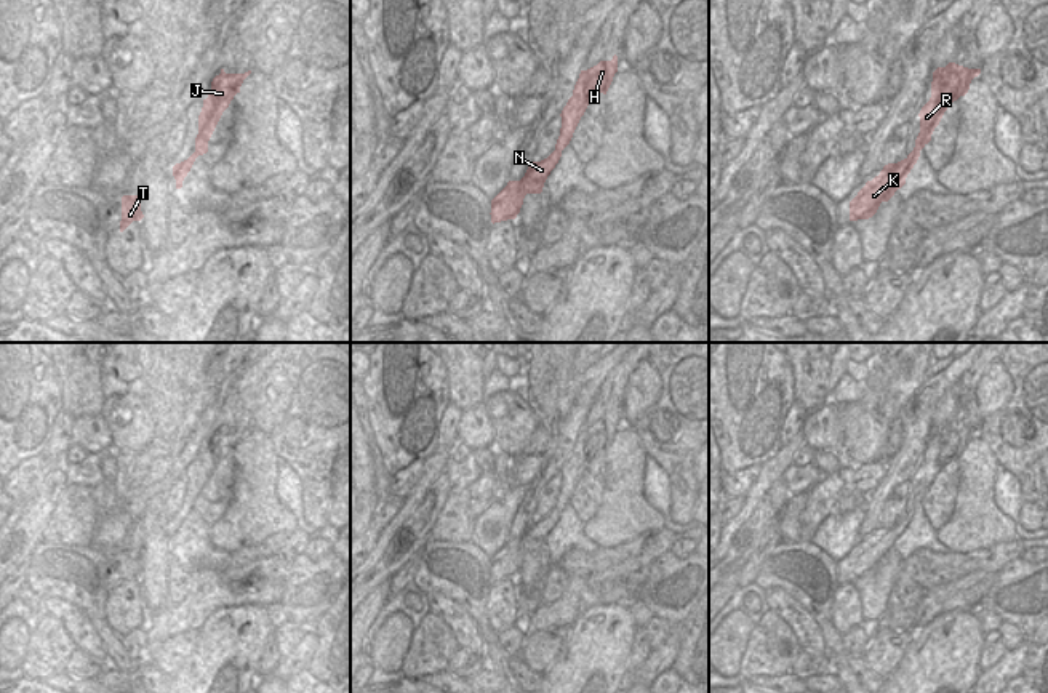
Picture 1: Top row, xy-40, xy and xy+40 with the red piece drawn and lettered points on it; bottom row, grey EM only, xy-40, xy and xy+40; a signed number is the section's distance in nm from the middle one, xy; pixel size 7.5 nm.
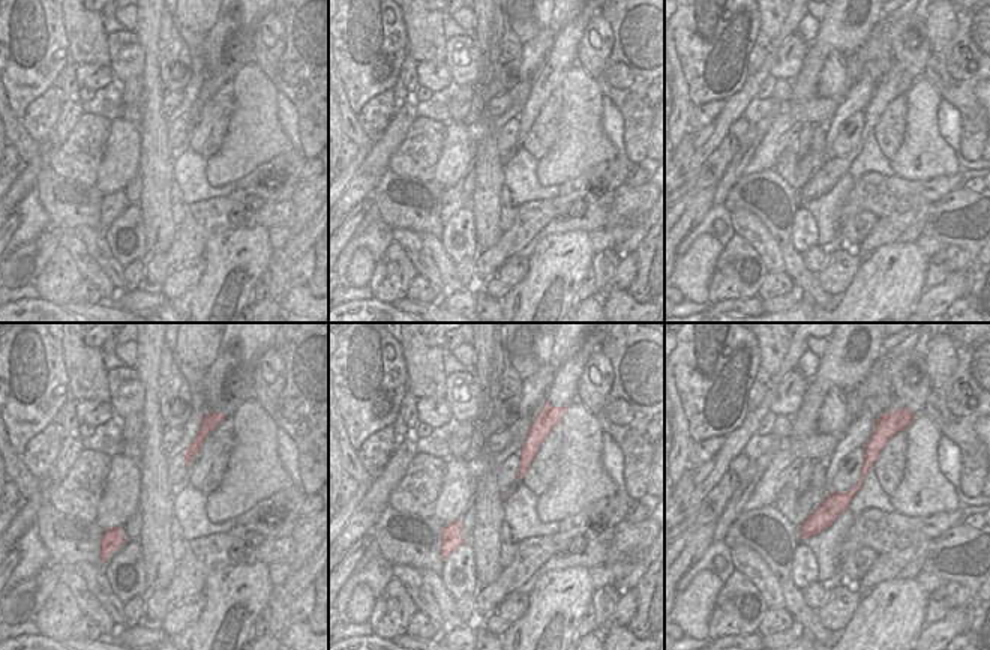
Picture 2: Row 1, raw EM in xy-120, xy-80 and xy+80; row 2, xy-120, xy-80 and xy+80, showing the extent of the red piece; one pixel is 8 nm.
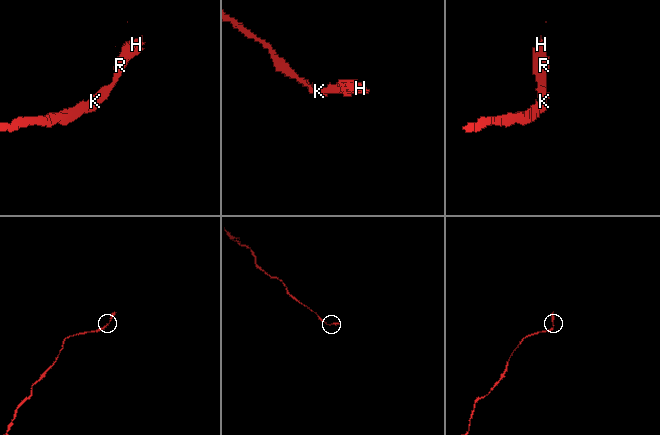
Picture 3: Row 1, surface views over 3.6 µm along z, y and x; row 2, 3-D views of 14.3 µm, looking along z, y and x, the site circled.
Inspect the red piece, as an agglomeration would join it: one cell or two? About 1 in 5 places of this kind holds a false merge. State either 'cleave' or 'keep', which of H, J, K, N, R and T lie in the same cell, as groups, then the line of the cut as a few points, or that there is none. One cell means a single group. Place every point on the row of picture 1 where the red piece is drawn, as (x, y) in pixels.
keep; H J K N R T; no cut

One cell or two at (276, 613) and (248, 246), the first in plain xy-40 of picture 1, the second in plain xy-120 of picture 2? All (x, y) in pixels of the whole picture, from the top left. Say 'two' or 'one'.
two

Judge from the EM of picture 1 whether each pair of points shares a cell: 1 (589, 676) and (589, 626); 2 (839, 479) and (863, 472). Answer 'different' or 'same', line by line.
1: same
2: same

